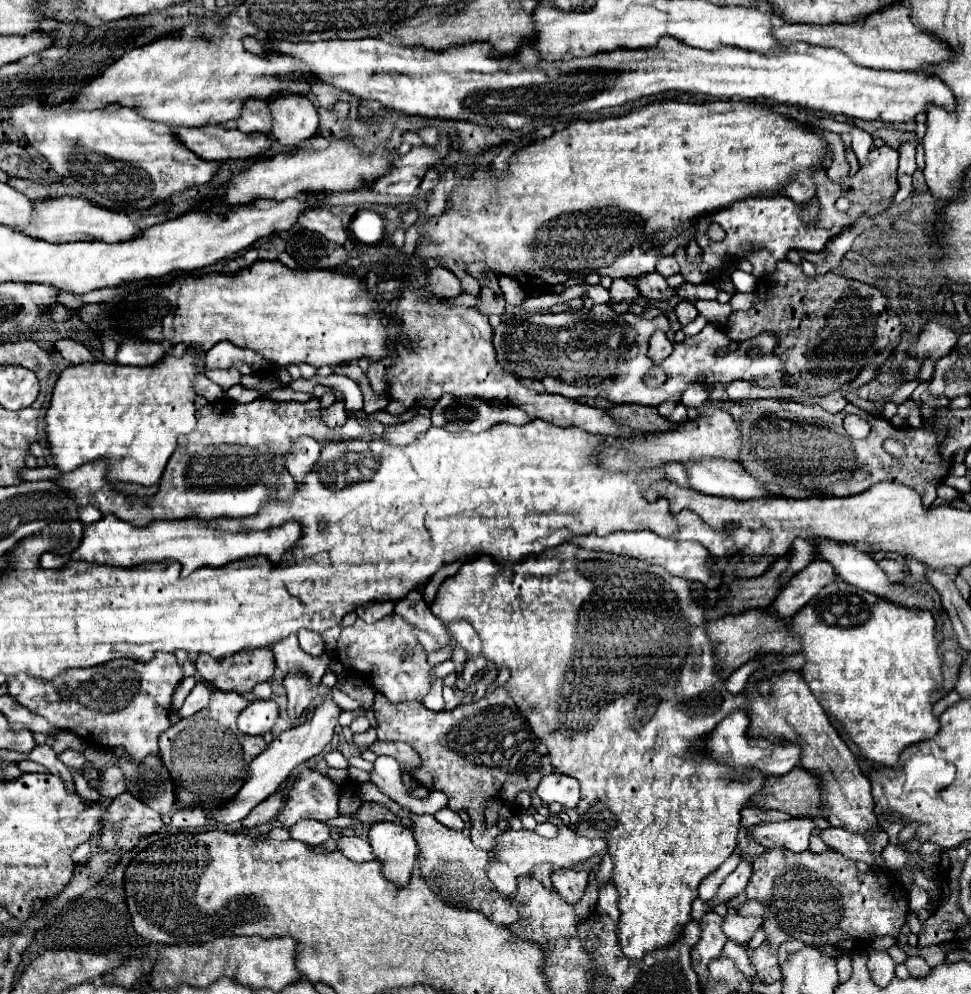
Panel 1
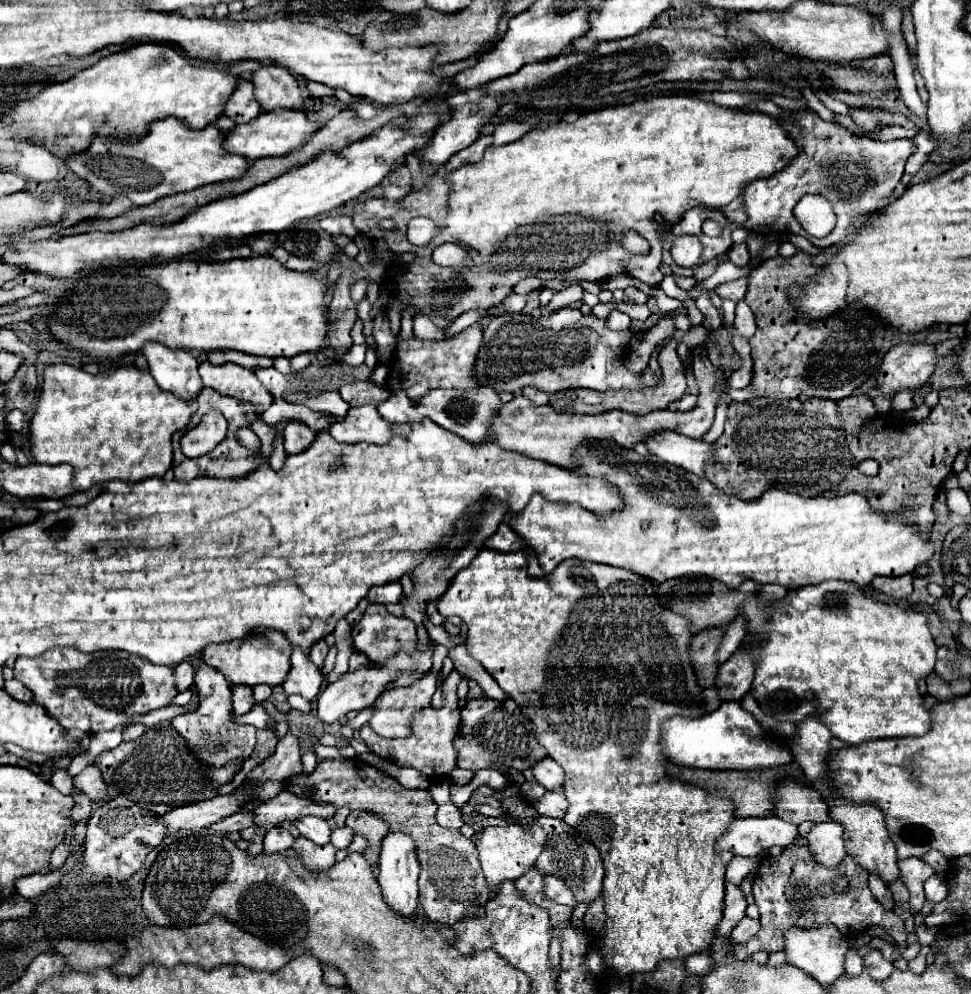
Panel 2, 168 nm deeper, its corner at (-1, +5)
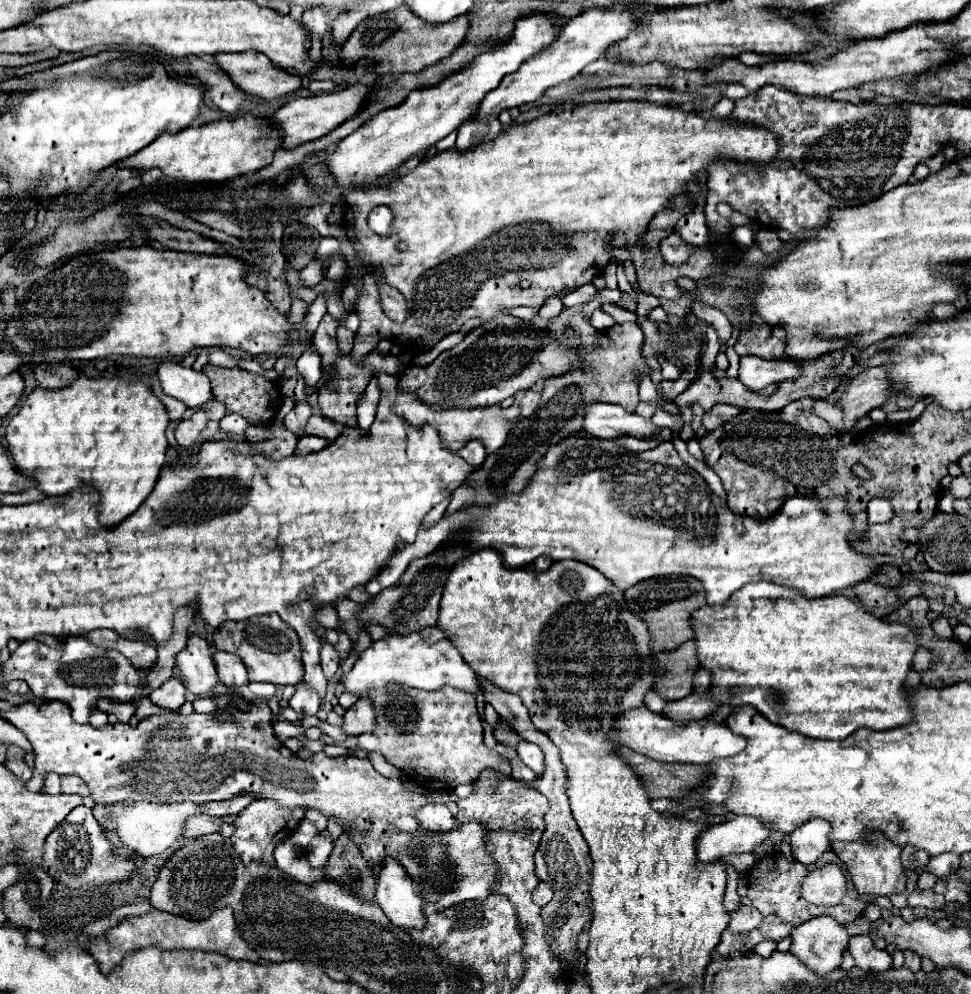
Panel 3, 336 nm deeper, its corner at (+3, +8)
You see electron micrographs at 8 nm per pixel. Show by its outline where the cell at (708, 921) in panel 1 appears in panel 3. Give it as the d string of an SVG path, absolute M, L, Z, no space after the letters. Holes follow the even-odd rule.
M727 864L727 890L725 890L725 898L723 898L723 904L727 908L727 912L733 912L739 908L739 894L737 894L737 880L739 880L739 874L737 870Z

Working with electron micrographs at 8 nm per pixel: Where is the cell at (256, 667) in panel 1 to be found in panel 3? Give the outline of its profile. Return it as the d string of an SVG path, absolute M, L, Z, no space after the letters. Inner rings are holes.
M263 614L253 616L243 622L227 622L223 628L215 630L213 646L217 650L225 650L231 654L237 654L249 672L251 682L271 682L277 686L295 686L299 680L303 680L303 662L301 662L301 646L297 632L283 624L279 616L275 614Z

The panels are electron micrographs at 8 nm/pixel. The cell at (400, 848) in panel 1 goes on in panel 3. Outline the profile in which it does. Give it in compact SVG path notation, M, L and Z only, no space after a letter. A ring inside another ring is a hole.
M389 858L381 868L381 874L377 878L375 902L381 906L391 924L417 930L425 928L421 912L423 898L419 892L413 892L413 880L393 858Z

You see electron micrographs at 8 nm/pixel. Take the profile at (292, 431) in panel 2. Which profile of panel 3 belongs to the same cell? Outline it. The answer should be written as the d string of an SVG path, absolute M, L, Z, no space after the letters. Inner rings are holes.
M303 400L303 402L295 402L293 410L285 416L283 424L285 424L291 432L301 432L301 430L305 428L305 424L307 424L309 418L311 418L311 408L309 408L309 404Z

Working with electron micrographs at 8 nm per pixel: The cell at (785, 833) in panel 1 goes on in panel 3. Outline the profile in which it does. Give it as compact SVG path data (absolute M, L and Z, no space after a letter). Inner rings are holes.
M731 816L729 822L709 826L699 834L697 856L703 862L715 862L729 854L753 852L771 834L771 828L755 816Z

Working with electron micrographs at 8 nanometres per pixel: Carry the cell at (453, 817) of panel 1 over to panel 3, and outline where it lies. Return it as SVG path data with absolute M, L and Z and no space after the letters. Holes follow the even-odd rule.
M425 804L417 812L417 820L425 830L449 832L455 828L455 818L445 804Z

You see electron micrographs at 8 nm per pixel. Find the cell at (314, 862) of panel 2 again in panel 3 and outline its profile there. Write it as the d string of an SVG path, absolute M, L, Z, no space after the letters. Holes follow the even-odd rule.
M283 842L275 848L275 862L277 862L277 868L281 872L285 872L287 876L303 882L305 886L311 886L311 884L315 884L323 878L323 868L313 870L309 866L307 858L303 858L291 842Z

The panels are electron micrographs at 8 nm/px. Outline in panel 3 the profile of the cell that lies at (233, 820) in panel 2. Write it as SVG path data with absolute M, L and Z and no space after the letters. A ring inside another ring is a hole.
M195 814L195 816L187 818L187 824L183 828L183 836L185 838L195 838L195 836L219 832L221 824L223 824L221 818L213 818L213 816L207 816L207 814Z

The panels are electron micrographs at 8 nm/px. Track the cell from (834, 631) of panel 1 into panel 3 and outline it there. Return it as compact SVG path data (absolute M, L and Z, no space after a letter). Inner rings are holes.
M771 582L737 590L725 604L697 608L691 616L695 650L701 668L711 672L709 692L719 704L753 706L769 722L819 740L845 740L859 728L889 730L911 722L903 680L917 652L915 634L903 624L889 624L845 596L805 598L801 592Z

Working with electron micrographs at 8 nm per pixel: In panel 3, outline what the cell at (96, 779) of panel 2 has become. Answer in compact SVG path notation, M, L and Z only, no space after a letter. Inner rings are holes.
M61 776L61 792L89 796L89 788L83 784L83 780L79 780L79 776Z

